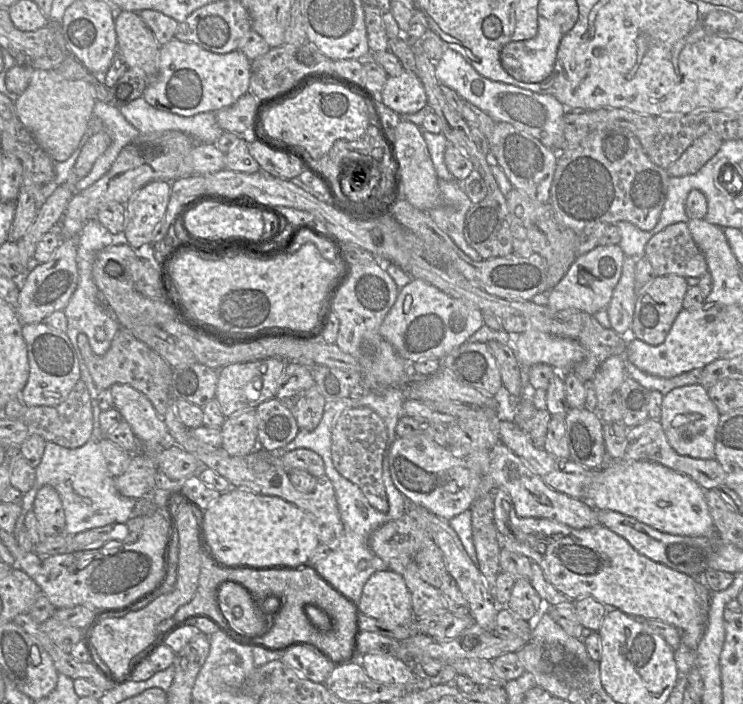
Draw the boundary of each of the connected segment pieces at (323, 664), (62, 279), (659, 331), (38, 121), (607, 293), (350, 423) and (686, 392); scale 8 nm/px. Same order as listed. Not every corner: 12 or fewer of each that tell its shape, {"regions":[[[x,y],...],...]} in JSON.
{"regions":[[[310,644],[285,653],[253,648],[256,667],[282,660],[301,676],[325,683],[336,665]],[[76,240],[19,282],[23,325],[63,311],[76,290]],[[657,276],[636,294],[630,339],[666,339],[689,285]],[[33,69],[17,115],[54,162],[78,148],[93,85]],[[619,245],[577,256],[546,305],[606,310],[625,258]],[[366,406],[343,411],[331,435],[335,469],[370,505],[389,507],[388,434]],[[707,388],[665,394],[659,422],[680,455],[715,459],[720,412]]]}

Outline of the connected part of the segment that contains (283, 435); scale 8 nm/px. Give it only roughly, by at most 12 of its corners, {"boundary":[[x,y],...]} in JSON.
{"boundary":[[273,398],[255,408],[257,439],[283,451],[300,428]]}

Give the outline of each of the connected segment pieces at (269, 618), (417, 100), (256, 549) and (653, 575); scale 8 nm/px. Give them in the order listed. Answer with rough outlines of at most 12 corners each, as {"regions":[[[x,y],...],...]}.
{"regions":[[[224,582],[217,596],[230,628],[245,637],[266,634],[279,597],[256,601]],[[418,75],[388,77],[379,101],[398,114],[427,106]],[[231,484],[205,509],[233,567],[309,562],[311,514]],[[494,490],[501,544],[572,600],[706,626],[710,594],[598,524],[516,514]]]}

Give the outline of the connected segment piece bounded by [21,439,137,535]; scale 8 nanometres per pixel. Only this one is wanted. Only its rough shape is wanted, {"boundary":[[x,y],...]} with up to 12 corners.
{"boundary":[[97,440],[45,444],[21,515],[52,486],[65,534],[135,517]]}

